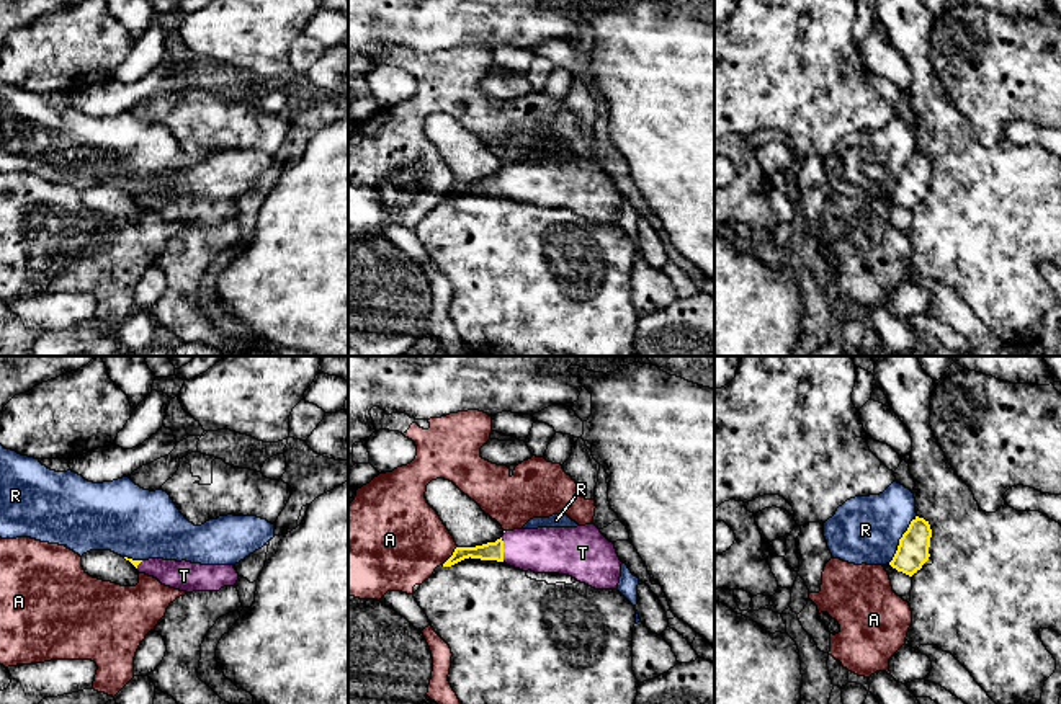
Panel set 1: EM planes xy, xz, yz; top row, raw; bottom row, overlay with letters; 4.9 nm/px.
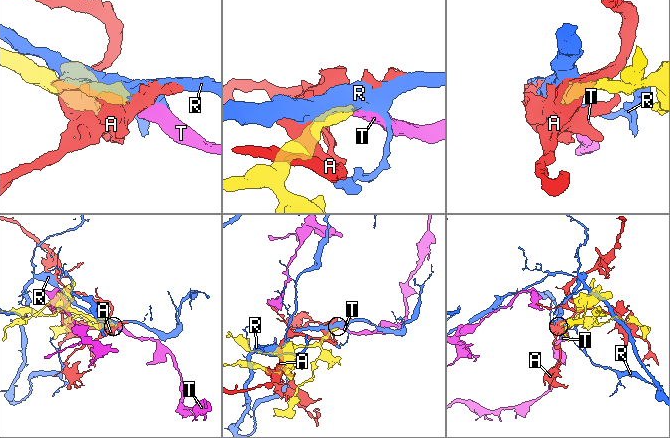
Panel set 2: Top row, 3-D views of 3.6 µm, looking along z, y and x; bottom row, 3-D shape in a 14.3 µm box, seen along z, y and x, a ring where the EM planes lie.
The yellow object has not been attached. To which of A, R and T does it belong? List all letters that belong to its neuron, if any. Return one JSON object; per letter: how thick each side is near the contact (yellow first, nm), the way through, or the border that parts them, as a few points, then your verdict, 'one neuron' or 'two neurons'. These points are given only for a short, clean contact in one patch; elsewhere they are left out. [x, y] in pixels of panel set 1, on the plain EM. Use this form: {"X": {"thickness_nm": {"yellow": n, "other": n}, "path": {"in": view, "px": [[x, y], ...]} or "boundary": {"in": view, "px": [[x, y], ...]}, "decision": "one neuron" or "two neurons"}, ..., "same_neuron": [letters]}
{"A": {"thickness_nm": {"yellow": 100, "other": 400}, "decision": "two neurons"}, "R": {"thickness_nm": {"yellow": 160, "other": 340}, "decision": "two neurons"}, "T": {"thickness_nm": {"yellow": 100, "other": 220}, "path": {"in": "xz", "px": [[492, 185], [502, 183], [546, 183]]}, "decision": "one neuron"}, "same_neuron": ["T"]}

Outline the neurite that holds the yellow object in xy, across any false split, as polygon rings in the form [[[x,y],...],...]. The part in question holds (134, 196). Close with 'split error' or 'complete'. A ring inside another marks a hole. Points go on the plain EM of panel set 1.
[[[129,194],[139,207],[157,212],[162,219],[193,227],[219,225],[224,221],[235,221],[239,207],[234,199],[201,199],[186,194]]]; split error

